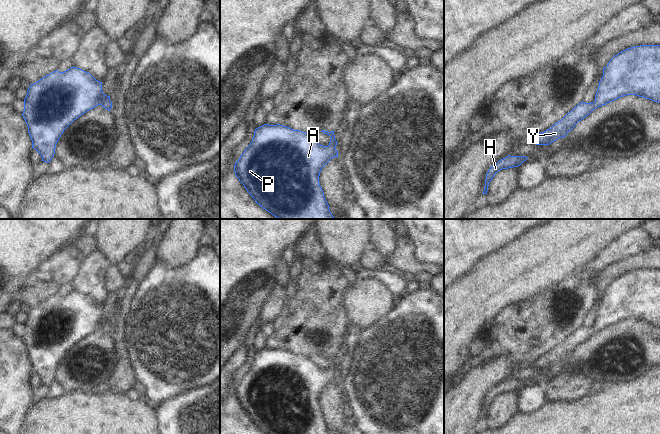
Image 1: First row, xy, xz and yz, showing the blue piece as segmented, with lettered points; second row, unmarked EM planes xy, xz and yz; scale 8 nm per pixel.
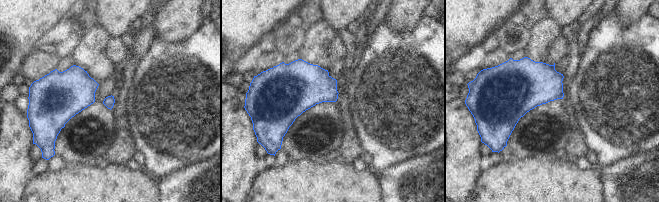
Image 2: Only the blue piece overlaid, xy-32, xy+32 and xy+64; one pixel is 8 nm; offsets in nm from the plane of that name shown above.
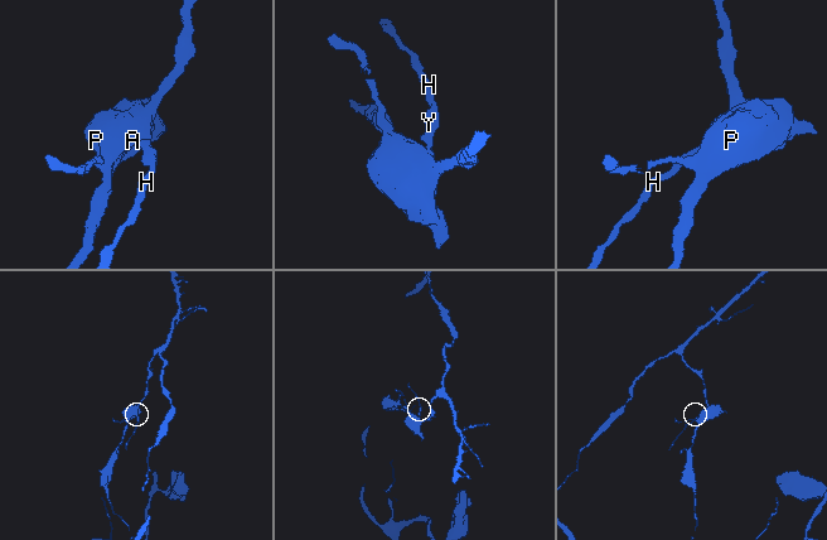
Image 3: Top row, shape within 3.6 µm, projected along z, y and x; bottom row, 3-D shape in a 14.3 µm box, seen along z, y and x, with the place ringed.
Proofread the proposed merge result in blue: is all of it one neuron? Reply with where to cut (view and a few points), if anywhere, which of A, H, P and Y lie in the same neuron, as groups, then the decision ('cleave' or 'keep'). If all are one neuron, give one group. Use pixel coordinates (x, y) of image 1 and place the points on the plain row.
no cut | A H P Y | keep

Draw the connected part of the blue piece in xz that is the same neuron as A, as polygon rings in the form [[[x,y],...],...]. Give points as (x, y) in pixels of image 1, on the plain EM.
[[[264,348],[255,353],[252,366],[235,386],[234,395],[236,401],[260,431],[265,434],[330,434],[319,407],[319,400],[322,392],[332,382],[338,381],[335,372],[337,365],[334,355],[322,354],[321,356],[331,361],[328,370],[319,368],[305,356],[280,348]]]

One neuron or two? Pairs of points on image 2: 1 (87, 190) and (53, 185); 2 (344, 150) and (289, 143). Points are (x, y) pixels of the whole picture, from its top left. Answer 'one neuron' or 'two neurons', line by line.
1: one neuron
2: two neurons

